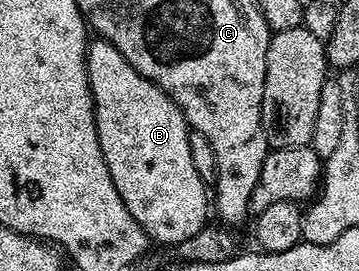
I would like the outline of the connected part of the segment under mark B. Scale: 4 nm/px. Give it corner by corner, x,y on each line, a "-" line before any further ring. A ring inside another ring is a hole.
94,38
88,44
85,53
87,65
87,77
89,88
93,94
93,112
97,122
99,133
99,145
103,149
103,157
107,161
107,169
111,173
111,181
115,181
115,189
119,189
119,197
127,205
131,217
143,225
143,229
149,234
150,240
176,245
179,241
187,241
187,237
195,237
201,227
206,226
208,215
211,215
211,195
207,192
207,185
199,177
195,170
195,161
191,161
191,145
189,144
189,132
191,130
185,122
185,114
171,101
159,85
147,81
105,39

